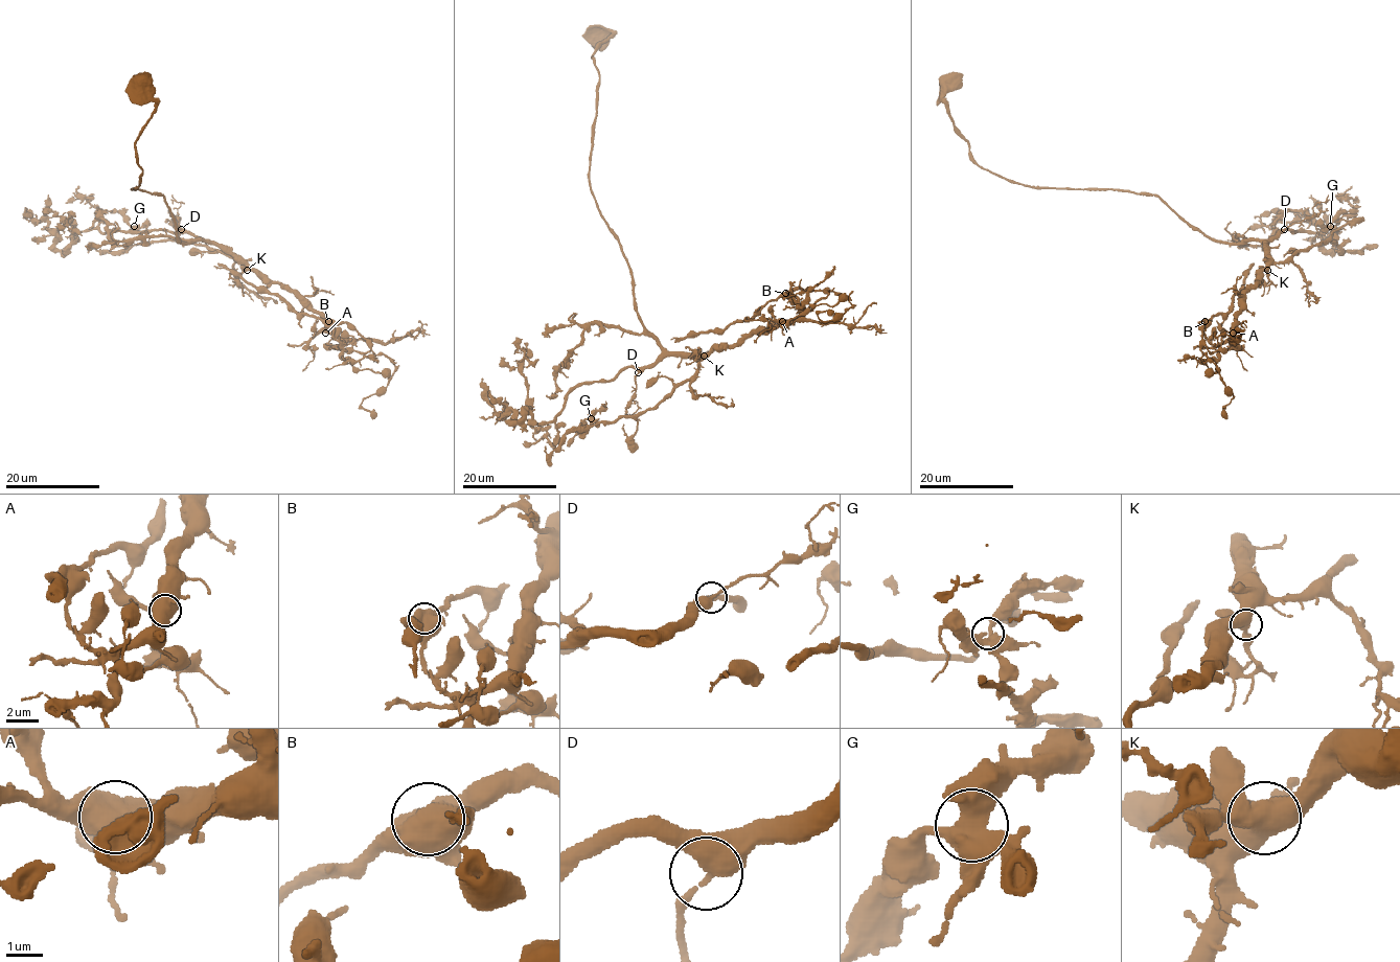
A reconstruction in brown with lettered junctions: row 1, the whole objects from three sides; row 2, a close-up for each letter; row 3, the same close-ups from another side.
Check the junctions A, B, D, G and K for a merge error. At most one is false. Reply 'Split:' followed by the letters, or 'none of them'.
Split: B

